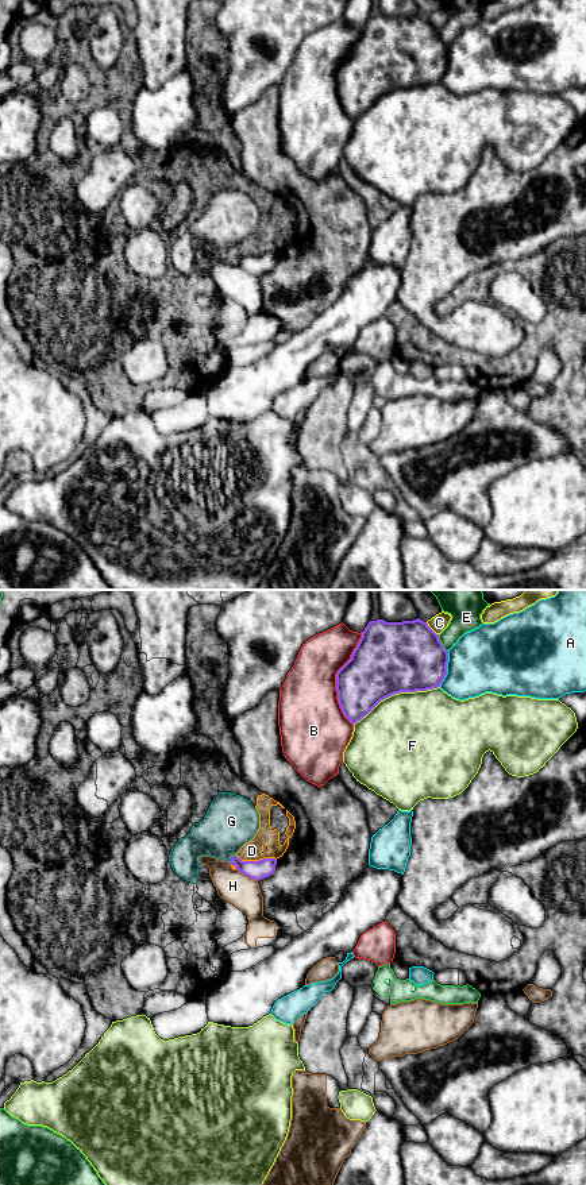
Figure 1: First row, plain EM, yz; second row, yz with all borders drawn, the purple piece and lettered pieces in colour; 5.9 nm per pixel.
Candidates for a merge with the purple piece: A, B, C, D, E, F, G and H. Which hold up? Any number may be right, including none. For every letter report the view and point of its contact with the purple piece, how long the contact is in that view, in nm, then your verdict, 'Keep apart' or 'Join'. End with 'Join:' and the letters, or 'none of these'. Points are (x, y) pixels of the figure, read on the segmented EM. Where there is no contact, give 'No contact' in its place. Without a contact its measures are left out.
A: Touches purple at yz (446, 668). Shared border 220 nm. Keep apart
B: Touches purple at yz (336, 679). Shared border 550 nm. Keep apart
C: Touches purple at yz (431, 629). Shared border 110 nm. Keep apart
D: Touches purple at yz (255, 861). Shared border 260 nm. Keep apart
E: Touches purple at yz (440, 643). Shared border 120 nm. Keep apart
F: Touches purple at yz (396, 693). Shared border 550 nm. Keep apart
G: Touches purple at yz (232, 857). Shared border 50 nm. Keep apart
H: Touches purple at yz (247, 875). Shared border 150 nm. Keep apart
Join: none of these

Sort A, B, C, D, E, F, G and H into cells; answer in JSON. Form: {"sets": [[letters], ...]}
{"sets": [["A"], ["B"], ["C"], ["D", "G"], ["E"], ["F"], ["H"]]}

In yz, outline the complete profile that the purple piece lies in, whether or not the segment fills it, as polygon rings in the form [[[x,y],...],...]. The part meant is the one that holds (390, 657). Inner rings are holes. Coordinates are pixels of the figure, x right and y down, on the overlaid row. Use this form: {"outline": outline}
{"outline": [[[420,618],[402,622],[370,621],[351,659],[336,673],[338,700],[344,717],[355,725],[381,700],[400,692],[440,687],[447,675],[448,651],[427,622]]]}

